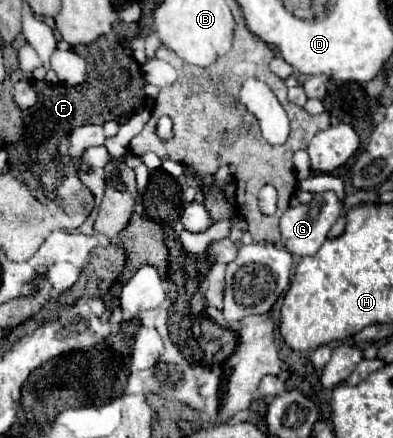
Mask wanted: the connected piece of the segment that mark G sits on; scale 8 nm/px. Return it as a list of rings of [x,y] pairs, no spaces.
[[[330,192],[316,194],[314,204],[308,202],[308,204],[288,208],[280,218],[282,246],[294,256],[314,256],[320,250],[320,246],[326,242],[328,232],[332,224],[338,220],[338,216],[340,216],[340,200],[336,198],[336,194],[330,194]]]

